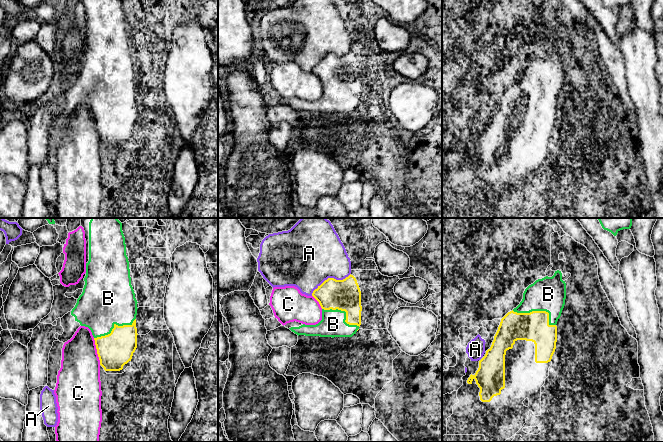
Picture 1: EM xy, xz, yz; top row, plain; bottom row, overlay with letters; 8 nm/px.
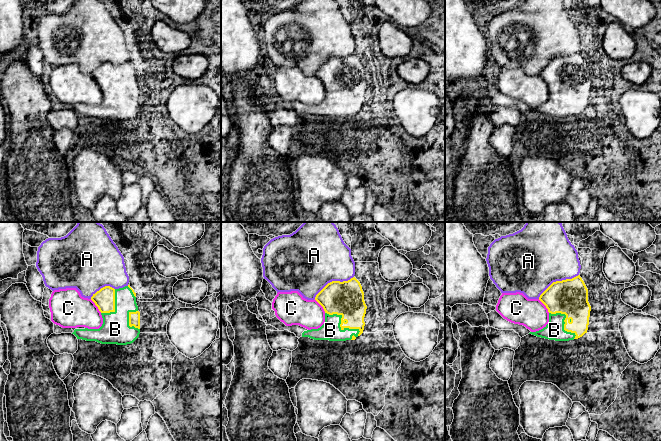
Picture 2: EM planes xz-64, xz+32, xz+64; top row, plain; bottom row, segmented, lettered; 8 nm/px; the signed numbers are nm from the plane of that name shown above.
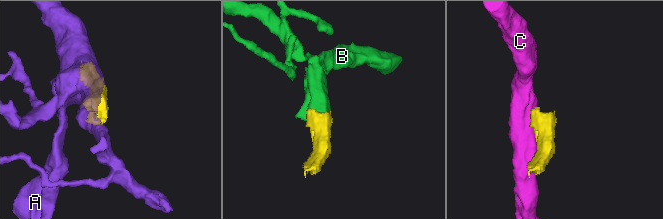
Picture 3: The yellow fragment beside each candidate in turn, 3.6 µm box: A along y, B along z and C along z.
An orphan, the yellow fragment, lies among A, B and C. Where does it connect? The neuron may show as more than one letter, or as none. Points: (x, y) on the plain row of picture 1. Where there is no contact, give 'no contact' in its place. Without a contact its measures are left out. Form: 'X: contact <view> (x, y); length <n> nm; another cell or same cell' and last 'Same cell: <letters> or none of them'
A: contact xz (329, 54); length 360 nm; another cell
B: contact yz (538, 87); length 380 nm; same cell
C: contact xy (97, 127); length 220 nm; another cell
Same cell: B

